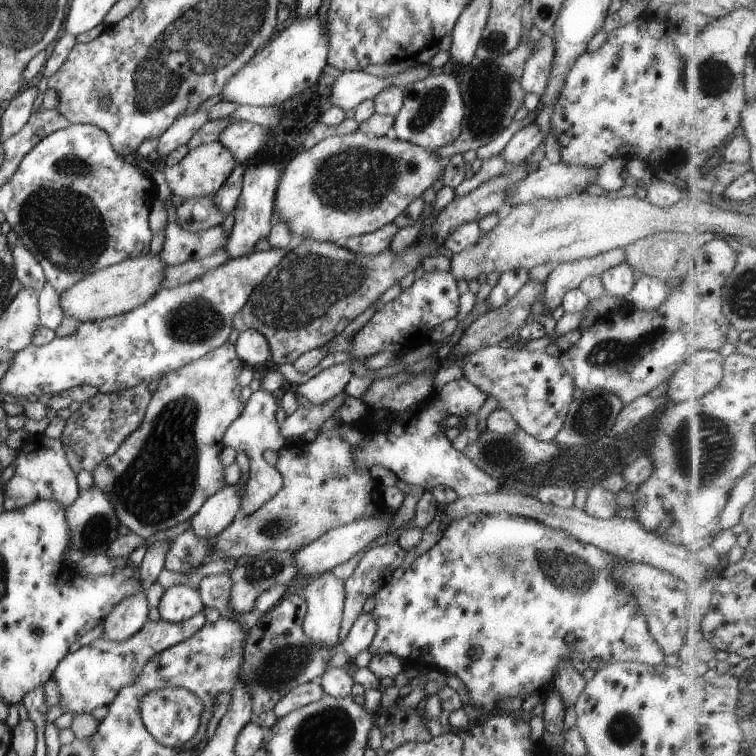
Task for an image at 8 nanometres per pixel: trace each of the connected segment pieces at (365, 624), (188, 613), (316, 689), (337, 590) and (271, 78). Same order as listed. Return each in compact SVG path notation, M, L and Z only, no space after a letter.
M359 613L349 628L347 636L337 647L339 651L345 651L349 657L354 656L364 648L368 648L376 633L376 620L370 613Z
M176 584L164 589L156 608L161 619L178 623L196 615L203 606L197 589Z
M315 678L306 683L301 683L287 692L287 694L284 694L275 703L275 706L272 708L274 715L277 718L285 716L296 708L319 700L323 695L324 690L321 688L319 678Z
M331 571L319 573L303 590L306 612L303 632L314 645L336 646L345 598L344 582Z
M317 14L309 18L291 18L282 31L276 32L275 36L263 47L261 47L247 62L242 66L220 90L221 101L234 102L238 106L248 104L251 106L272 106L279 108L279 103L286 98L299 94L305 88L309 88L321 74L321 69L326 64L328 55L328 30L321 25Z

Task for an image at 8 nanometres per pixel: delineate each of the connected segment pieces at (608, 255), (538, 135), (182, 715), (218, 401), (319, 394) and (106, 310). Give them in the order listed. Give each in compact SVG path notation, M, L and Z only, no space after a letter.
M617 247L594 257L577 259L553 265L553 270L544 280L543 299L546 313L550 313L561 304L563 295L571 289L577 289L585 277L600 277L604 270L623 263L624 247Z
M531 121L512 134L499 155L505 163L525 162L525 158L541 144L543 137L539 125Z
M186 688L149 689L139 699L140 717L147 732L160 745L181 750L184 742L193 736L200 721L202 702Z
M225 341L202 357L165 373L150 396L139 426L92 470L93 484L109 497L118 521L129 533L147 540L159 531L173 528L191 518L213 493L227 485L223 481L224 466L219 462L218 454L223 447L223 432L243 410L244 402L239 397L242 386L236 382L242 368L235 345Z
M339 363L322 369L302 384L295 385L295 394L303 396L313 405L321 404L343 392L352 372L350 365Z
M141 255L96 270L58 295L59 308L64 317L70 316L85 321L101 320L110 316L128 312L133 307L144 303L157 289L161 288L160 282L167 265L160 262L158 256Z

